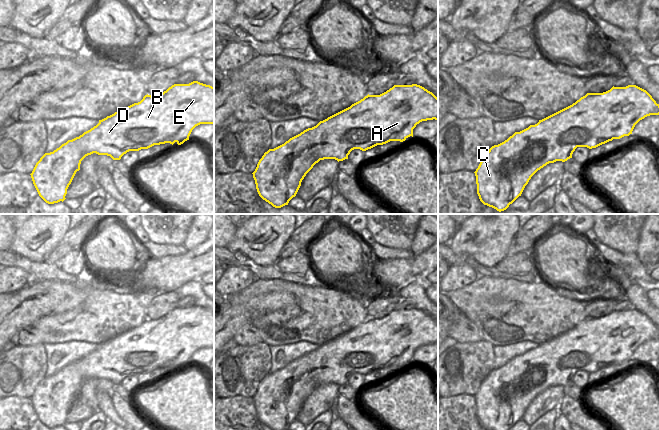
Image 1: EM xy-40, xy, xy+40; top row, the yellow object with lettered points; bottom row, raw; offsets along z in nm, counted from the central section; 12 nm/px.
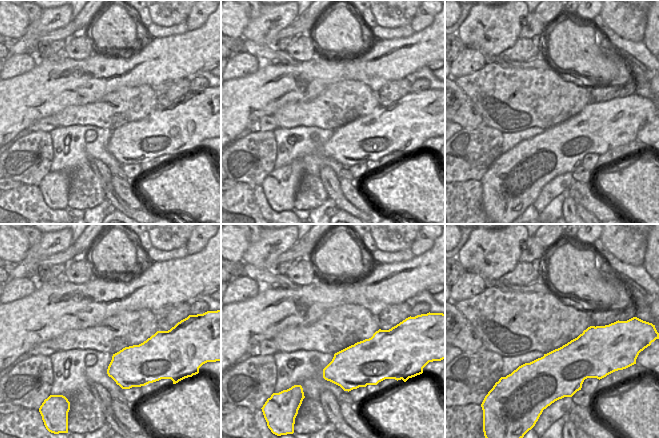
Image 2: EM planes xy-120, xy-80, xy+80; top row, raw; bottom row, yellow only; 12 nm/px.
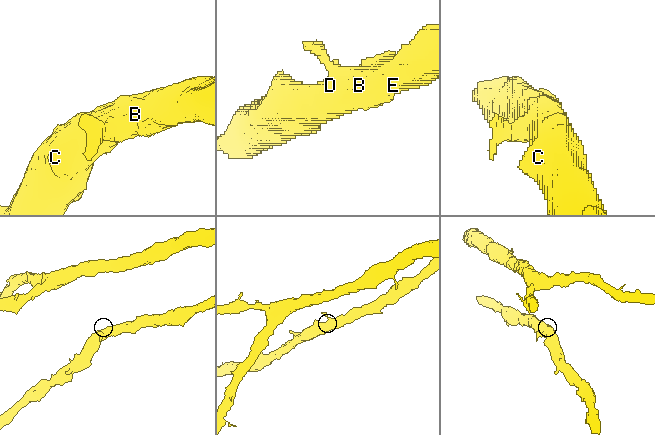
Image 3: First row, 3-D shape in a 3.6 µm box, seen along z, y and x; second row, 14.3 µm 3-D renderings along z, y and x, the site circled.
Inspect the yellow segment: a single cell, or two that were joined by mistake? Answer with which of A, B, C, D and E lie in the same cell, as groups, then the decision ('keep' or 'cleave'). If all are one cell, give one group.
A B C D E | keep

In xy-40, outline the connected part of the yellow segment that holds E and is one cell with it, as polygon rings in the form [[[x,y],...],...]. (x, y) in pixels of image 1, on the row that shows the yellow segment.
[[[198,81],[174,84],[157,96],[145,95],[140,102],[99,120],[96,126],[79,137],[68,140],[53,152],[45,153],[30,175],[39,196],[46,203],[63,202],[86,156],[96,153],[120,160],[129,151],[165,143],[181,145],[189,140],[192,130],[200,124],[214,124],[214,87]]]

